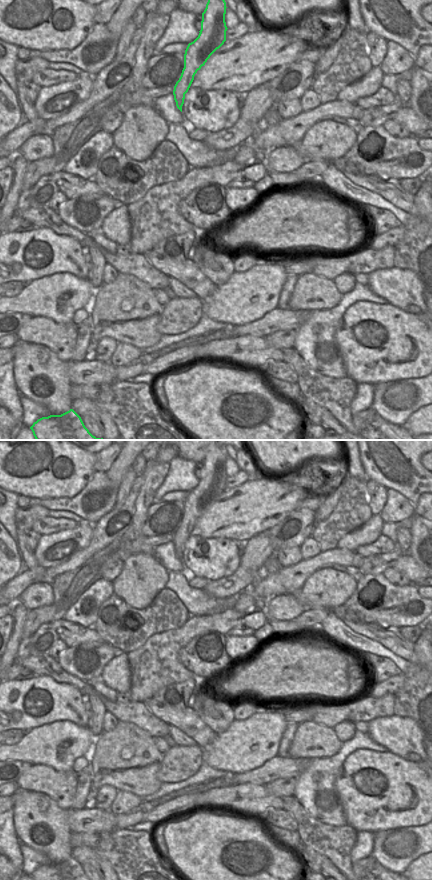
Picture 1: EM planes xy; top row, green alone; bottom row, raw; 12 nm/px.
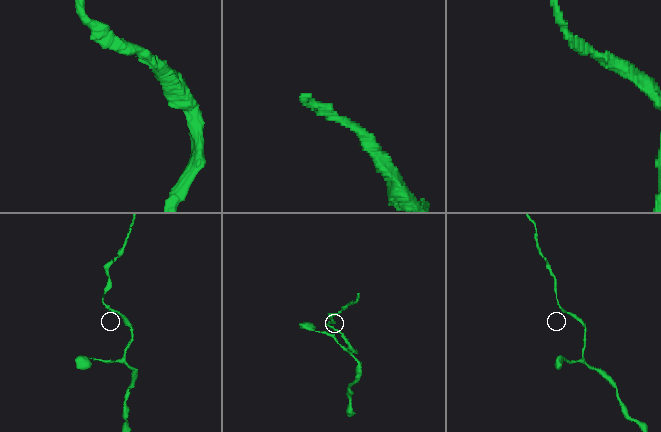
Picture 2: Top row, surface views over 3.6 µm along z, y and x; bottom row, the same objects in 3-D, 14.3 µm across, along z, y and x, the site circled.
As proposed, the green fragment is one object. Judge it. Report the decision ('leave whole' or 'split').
leave whole

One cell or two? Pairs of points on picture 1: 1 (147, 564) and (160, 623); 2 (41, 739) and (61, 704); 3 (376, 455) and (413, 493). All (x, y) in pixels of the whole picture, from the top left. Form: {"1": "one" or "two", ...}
{"1": "two", "2": "two", "3": "one"}

